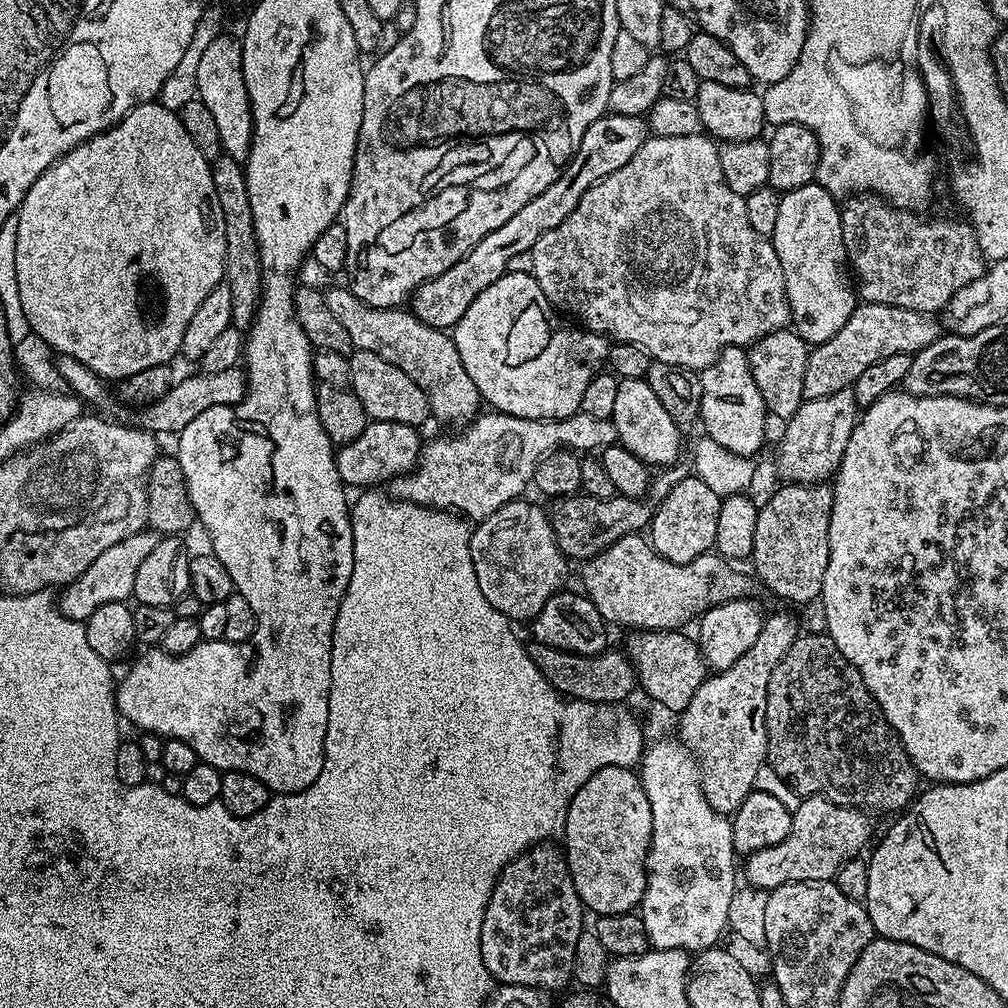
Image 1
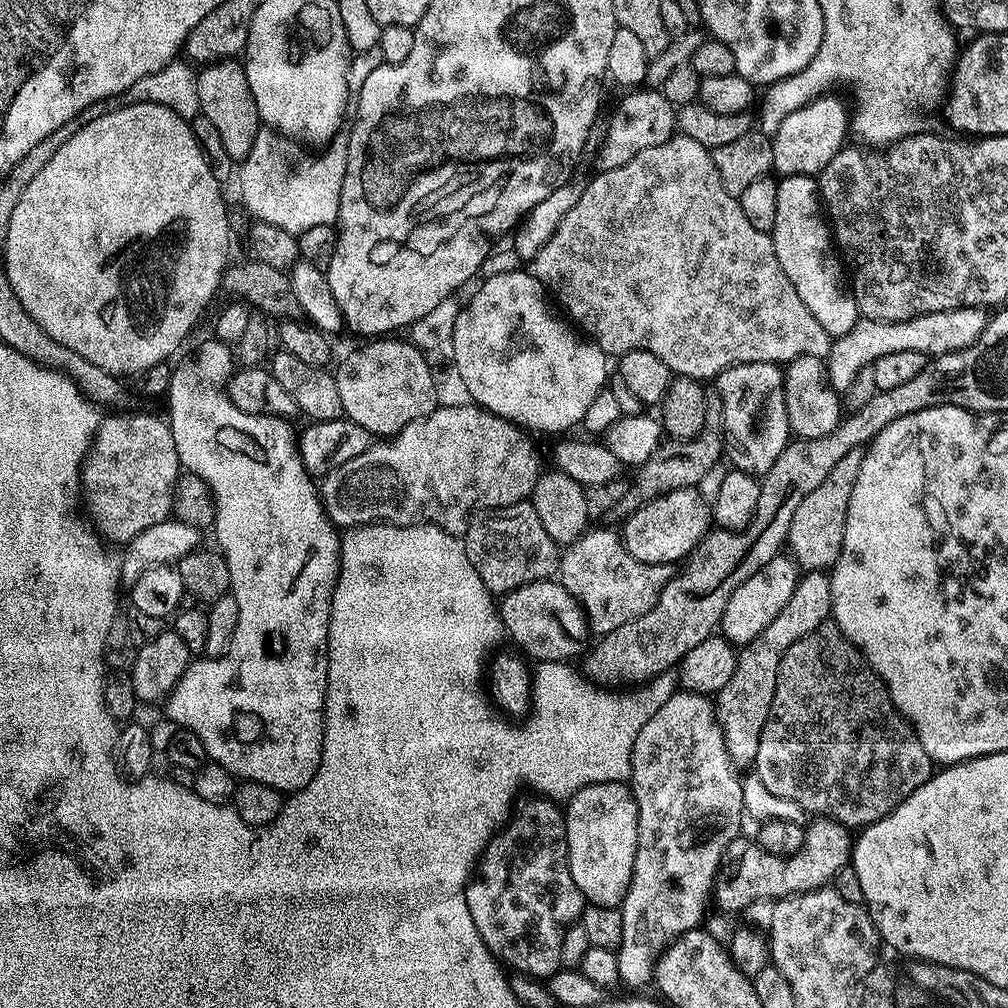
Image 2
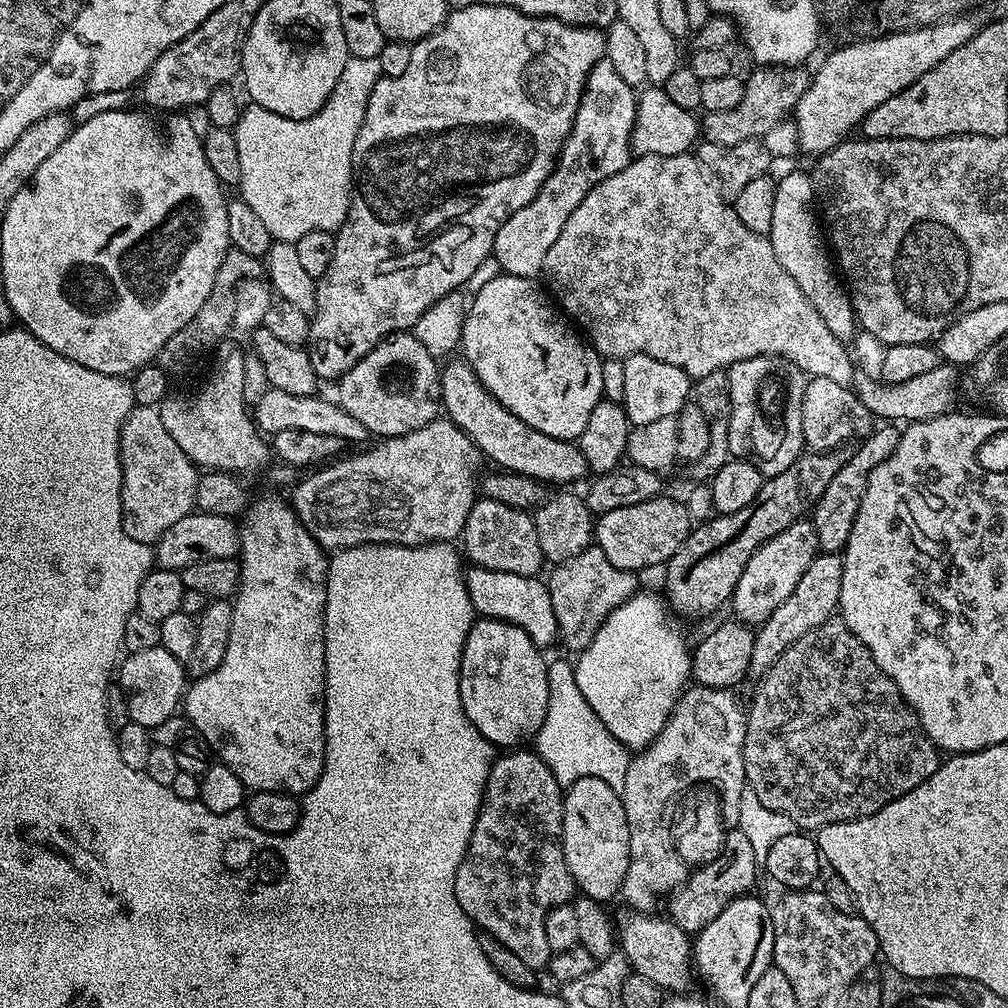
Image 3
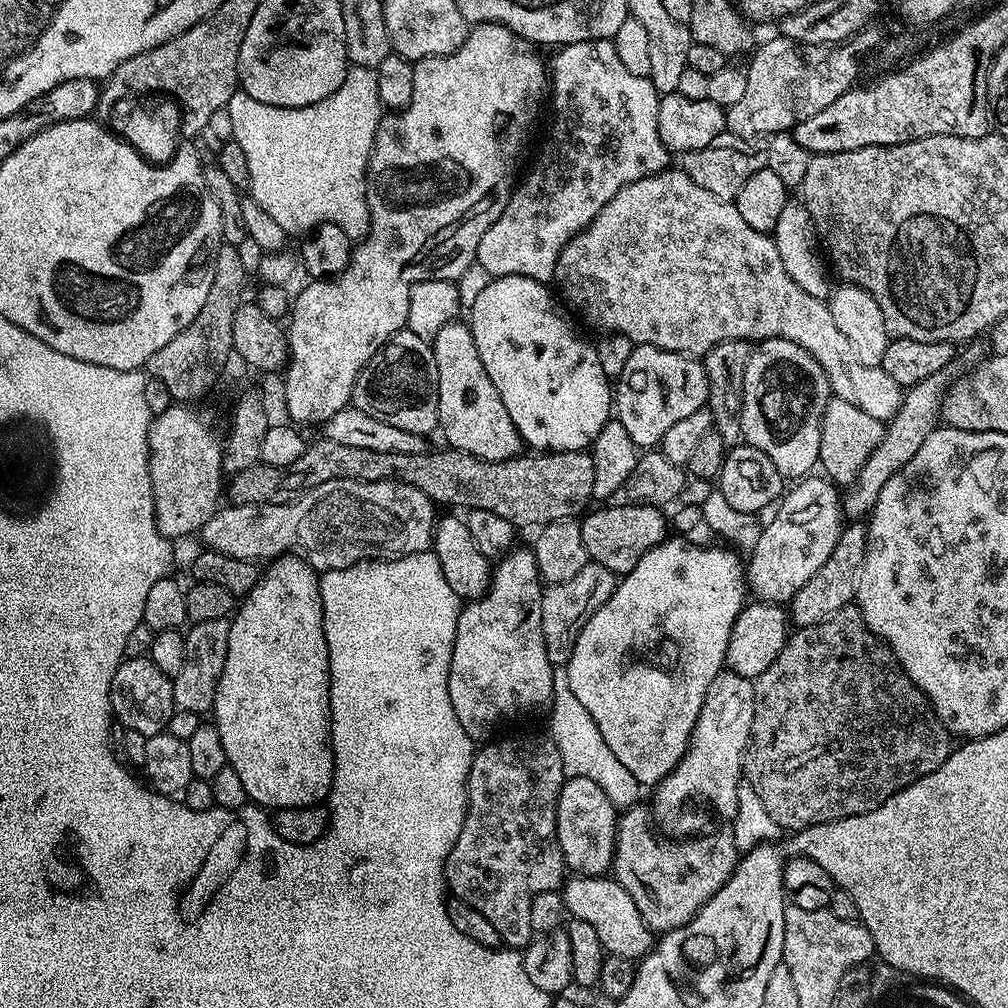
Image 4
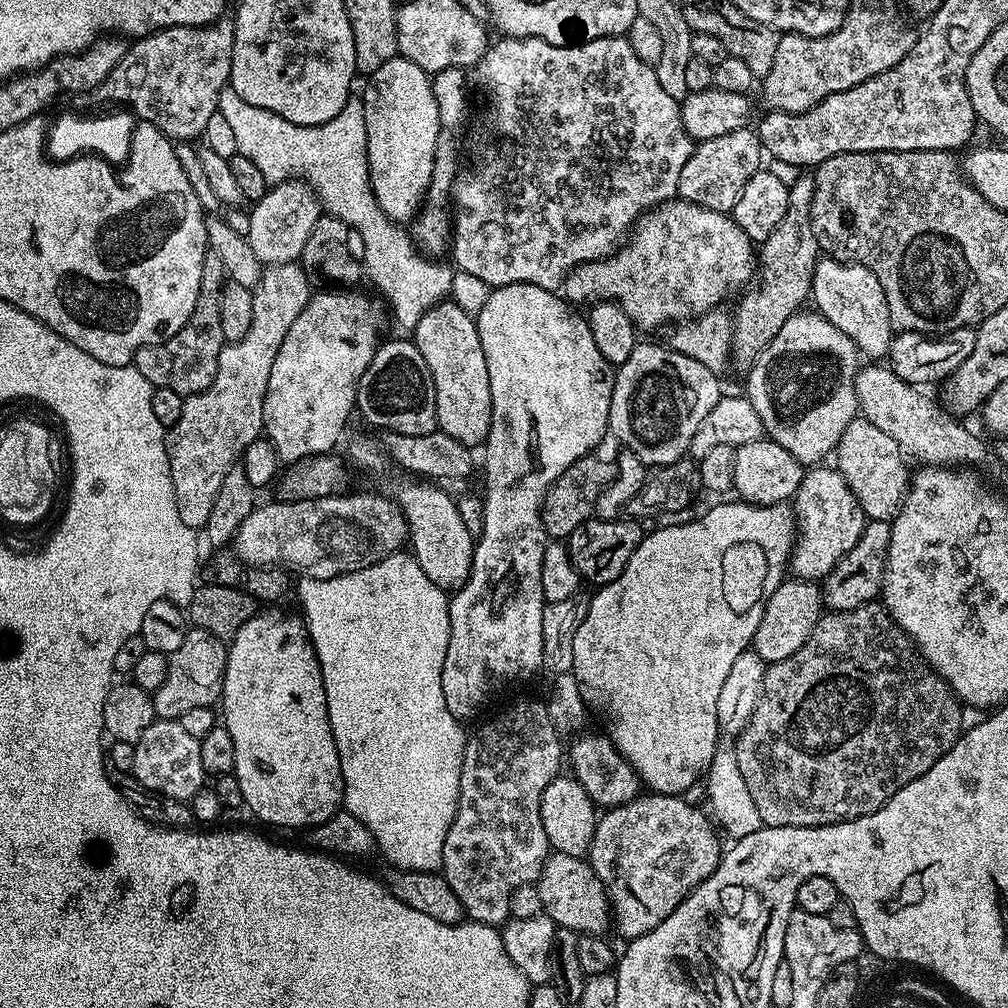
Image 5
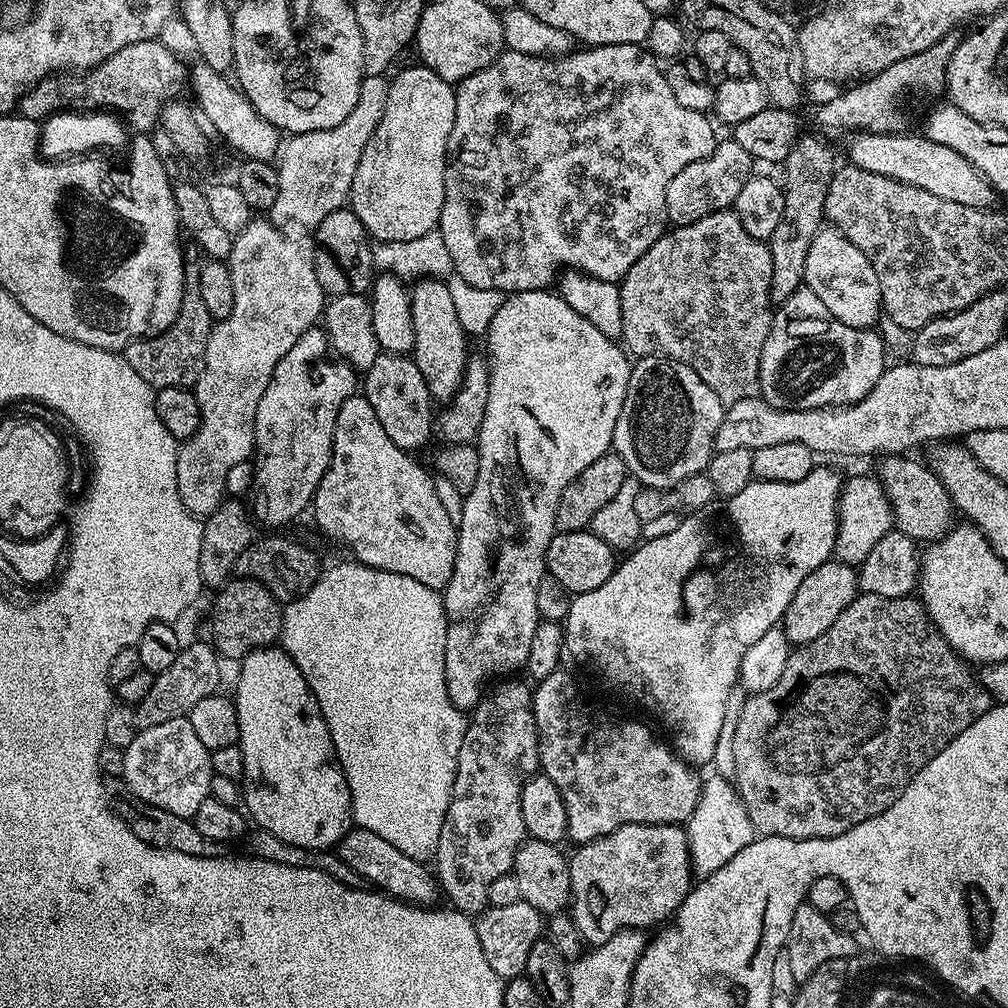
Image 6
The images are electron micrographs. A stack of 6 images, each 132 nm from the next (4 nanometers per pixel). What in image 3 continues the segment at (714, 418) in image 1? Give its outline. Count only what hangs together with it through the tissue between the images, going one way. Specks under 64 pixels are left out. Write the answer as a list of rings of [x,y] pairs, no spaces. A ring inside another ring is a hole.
[[[759,356],[734,362],[726,370],[730,382],[730,418],[728,441],[730,453],[735,459],[749,460],[766,478],[782,474],[786,466],[793,464],[805,451],[802,434],[802,394],[806,394],[809,377],[794,362],[781,356]]]

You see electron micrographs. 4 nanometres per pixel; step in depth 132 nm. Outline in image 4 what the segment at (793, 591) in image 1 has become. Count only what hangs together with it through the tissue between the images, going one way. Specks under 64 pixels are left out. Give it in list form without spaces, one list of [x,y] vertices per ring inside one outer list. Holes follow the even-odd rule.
[[[951,367],[938,370],[938,374],[930,374],[930,378],[922,378],[922,382],[913,384],[903,393],[900,409],[896,411],[891,420],[885,423],[882,442],[878,442],[878,446],[874,446],[874,454],[870,454],[870,458],[866,458],[866,466],[862,466],[862,470],[858,470],[858,478],[852,484],[847,485],[846,491],[843,493],[844,515],[849,521],[863,521],[871,513],[873,506],[878,502],[878,494],[882,494],[882,486],[886,486],[886,482],[890,482],[890,478],[894,478],[894,474],[898,474],[898,470],[902,470],[902,466],[906,462],[910,462],[910,458],[914,458],[914,454],[918,454],[922,442],[926,442],[926,434],[930,434],[941,423],[944,396],[954,383],[952,371]]]

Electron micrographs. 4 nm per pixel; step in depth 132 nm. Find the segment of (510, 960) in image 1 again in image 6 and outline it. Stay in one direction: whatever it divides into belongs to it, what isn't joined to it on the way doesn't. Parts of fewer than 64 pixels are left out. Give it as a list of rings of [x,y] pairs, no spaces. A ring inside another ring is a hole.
[[[508,678],[497,683],[480,703],[471,709],[462,738],[462,750],[458,750],[454,790],[450,806],[446,810],[446,818],[442,822],[442,834],[438,834],[434,857],[434,875],[446,900],[448,896],[449,902],[452,903],[449,905],[458,912],[479,914],[489,907],[490,882],[511,873],[516,851],[528,836],[526,822],[522,822],[520,790],[530,776],[537,775],[540,767],[540,735],[532,713],[533,689],[527,688],[522,681],[516,679],[520,678]]]

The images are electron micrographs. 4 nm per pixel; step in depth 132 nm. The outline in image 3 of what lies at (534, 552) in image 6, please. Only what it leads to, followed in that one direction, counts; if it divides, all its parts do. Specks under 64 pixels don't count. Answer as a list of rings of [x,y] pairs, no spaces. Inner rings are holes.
[[[507,274],[486,282],[467,305],[459,347],[484,389],[510,414],[550,438],[576,442],[604,395],[602,357],[532,284],[527,276]],[[480,618],[473,623],[472,628],[468,631],[468,637],[464,643],[462,650],[462,658],[460,659],[460,697],[462,698],[462,706],[466,710],[466,718],[470,718],[470,722],[474,722],[474,726],[478,730],[478,734],[482,734],[482,738],[486,738],[500,750],[516,750],[527,742],[535,741],[538,730],[542,730],[544,719],[546,718],[546,710],[550,702],[550,682],[548,681],[548,665],[549,661],[544,660],[545,653],[540,647],[533,642],[530,634],[526,634],[526,630],[522,630],[518,626],[514,626],[505,620],[490,620]]]

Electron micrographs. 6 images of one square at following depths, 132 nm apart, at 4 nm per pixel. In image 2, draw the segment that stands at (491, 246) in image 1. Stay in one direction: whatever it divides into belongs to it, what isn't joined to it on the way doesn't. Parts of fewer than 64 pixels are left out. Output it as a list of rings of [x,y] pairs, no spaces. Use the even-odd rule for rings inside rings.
[[[632,90],[620,100],[612,121],[608,124],[608,133],[600,144],[600,153],[596,156],[596,168],[601,172],[626,166],[634,154],[650,150],[650,146],[662,146],[677,131],[677,109],[658,90]],[[644,91],[644,92],[640,92]]]

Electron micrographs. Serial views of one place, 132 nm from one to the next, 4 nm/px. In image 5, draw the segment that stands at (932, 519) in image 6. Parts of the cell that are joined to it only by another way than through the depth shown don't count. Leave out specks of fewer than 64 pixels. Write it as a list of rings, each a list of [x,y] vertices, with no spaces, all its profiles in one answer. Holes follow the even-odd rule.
[[[863,418],[852,420],[850,426],[846,426],[846,430],[842,430],[842,438],[834,453],[835,468],[842,474],[842,478],[846,478],[846,486],[850,486],[854,498],[858,498],[858,506],[862,506],[868,520],[891,521],[896,511],[899,510],[910,483],[910,468],[908,472],[904,463],[906,463],[906,457],[901,452],[898,442],[894,442],[894,438],[890,438],[890,434],[878,430],[878,426],[874,426]]]

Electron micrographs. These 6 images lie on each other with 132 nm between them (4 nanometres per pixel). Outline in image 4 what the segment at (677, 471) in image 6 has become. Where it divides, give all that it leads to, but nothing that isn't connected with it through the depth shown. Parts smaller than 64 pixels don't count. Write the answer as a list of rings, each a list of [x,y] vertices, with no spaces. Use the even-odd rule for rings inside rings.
[[[637,344],[626,361],[626,370],[614,384],[614,416],[626,426],[637,449],[652,450],[660,439],[682,418],[694,414],[708,402],[708,383],[703,363],[680,352],[655,348],[649,344]]]

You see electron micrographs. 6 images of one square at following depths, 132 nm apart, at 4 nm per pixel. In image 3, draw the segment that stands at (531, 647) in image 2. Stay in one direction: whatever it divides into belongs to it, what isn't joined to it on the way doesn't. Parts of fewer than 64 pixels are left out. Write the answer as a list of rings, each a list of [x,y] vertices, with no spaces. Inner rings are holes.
[[[472,566],[467,569],[464,581],[470,594],[472,611],[477,617],[505,620],[526,630],[541,650],[547,649],[547,644],[557,643],[560,631],[558,618],[554,618],[554,602],[550,602],[548,585],[539,575],[506,574],[502,570]]]

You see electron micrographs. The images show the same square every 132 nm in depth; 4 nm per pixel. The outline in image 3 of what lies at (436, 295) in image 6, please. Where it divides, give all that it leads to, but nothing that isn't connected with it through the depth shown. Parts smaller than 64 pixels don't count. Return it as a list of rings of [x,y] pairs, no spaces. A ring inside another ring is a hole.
[[[452,358],[447,361],[448,365],[443,365],[440,373],[440,398],[443,411],[447,419],[453,420],[459,428],[468,435],[478,446],[483,457],[493,460],[497,469],[505,472],[517,472],[523,476],[529,476],[535,480],[543,482],[545,485],[556,484],[552,486],[572,486],[575,480],[580,480],[588,472],[588,464],[584,461],[584,456],[580,453],[579,443],[570,440],[559,440],[550,438],[522,422],[510,410],[506,410],[484,389],[482,382],[474,374],[474,370],[463,358]]]

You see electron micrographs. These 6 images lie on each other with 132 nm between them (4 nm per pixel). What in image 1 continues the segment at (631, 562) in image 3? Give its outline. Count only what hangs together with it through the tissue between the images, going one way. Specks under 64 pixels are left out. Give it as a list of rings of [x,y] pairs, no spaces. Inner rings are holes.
[[[695,474],[684,475],[672,485],[670,494],[662,498],[652,514],[650,543],[652,549],[670,562],[685,564],[713,551],[718,534],[718,510],[721,497],[706,486]]]

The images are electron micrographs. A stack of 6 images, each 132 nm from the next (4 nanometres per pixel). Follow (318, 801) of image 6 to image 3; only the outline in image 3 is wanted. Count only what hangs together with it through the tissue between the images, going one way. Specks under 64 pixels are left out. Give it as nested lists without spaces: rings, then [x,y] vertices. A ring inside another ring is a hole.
[[[264,496],[261,500],[253,499],[250,507],[243,513],[242,527],[240,533],[240,550],[238,553],[238,563],[240,565],[240,587],[236,589],[234,603],[232,606],[232,625],[230,626],[230,646],[226,646],[226,658],[222,658],[222,662],[218,666],[218,670],[214,670],[210,674],[206,674],[202,678],[192,680],[187,685],[182,701],[182,712],[186,717],[187,723],[191,725],[195,731],[202,733],[206,738],[206,742],[212,748],[213,757],[219,763],[230,766],[230,770],[234,770],[234,774],[238,774],[238,778],[244,783],[245,789],[252,792],[281,792],[287,796],[303,797],[316,785],[318,778],[322,774],[322,766],[324,765],[324,607],[326,606],[326,586],[328,585],[328,561],[325,549],[320,547],[314,537],[306,530],[306,526],[300,523],[300,519],[296,516],[296,509],[292,507],[287,499],[279,500],[276,496]]]

